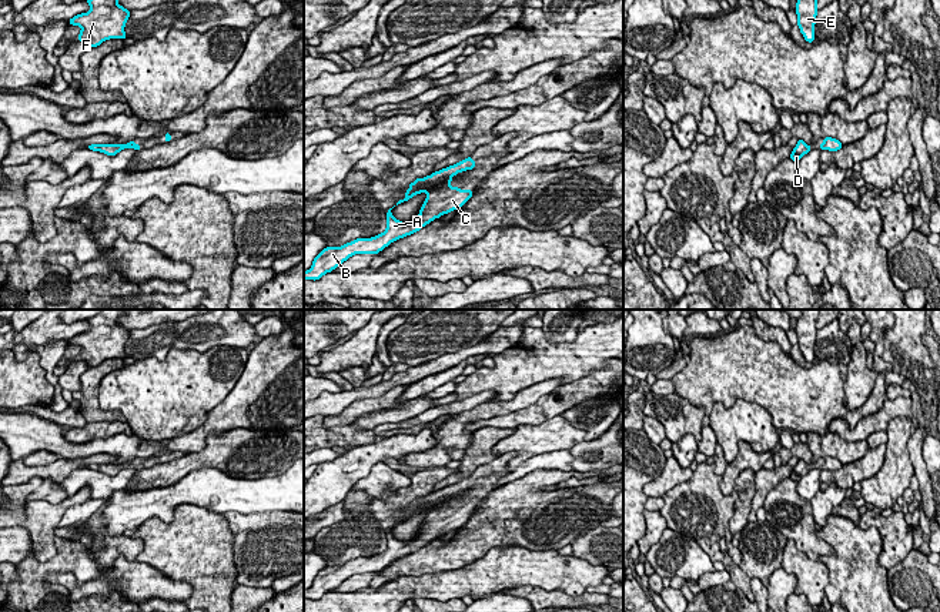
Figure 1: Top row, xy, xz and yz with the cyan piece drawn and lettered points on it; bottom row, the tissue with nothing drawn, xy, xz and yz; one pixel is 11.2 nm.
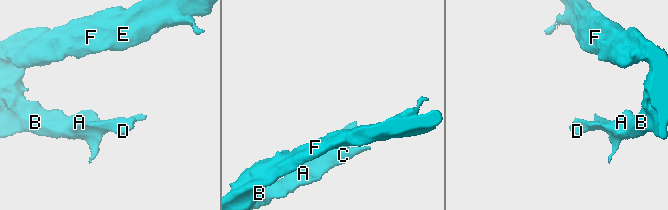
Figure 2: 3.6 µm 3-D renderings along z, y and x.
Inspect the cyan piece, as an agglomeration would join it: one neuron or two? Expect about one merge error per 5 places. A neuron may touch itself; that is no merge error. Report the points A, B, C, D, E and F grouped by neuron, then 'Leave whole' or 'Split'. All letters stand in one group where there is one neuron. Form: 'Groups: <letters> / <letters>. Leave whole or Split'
Groups: A B C D E F. Leave whole

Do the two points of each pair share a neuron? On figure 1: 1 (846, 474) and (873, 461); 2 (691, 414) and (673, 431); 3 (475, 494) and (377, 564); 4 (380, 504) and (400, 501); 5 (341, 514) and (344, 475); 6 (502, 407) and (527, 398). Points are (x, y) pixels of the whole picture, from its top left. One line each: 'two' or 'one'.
1: one
2: one
3: one
4: one
5: two
6: one

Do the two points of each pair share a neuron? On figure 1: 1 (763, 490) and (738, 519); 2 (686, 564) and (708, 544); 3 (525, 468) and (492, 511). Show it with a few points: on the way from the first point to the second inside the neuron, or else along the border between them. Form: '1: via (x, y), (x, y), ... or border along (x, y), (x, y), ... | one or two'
1: border along (755, 472), (755, 495), (748, 521) | two
2: border along (673, 529), (692, 538), (712, 562) | two
3: border along (551, 470), (532, 470), (495, 490) | two

